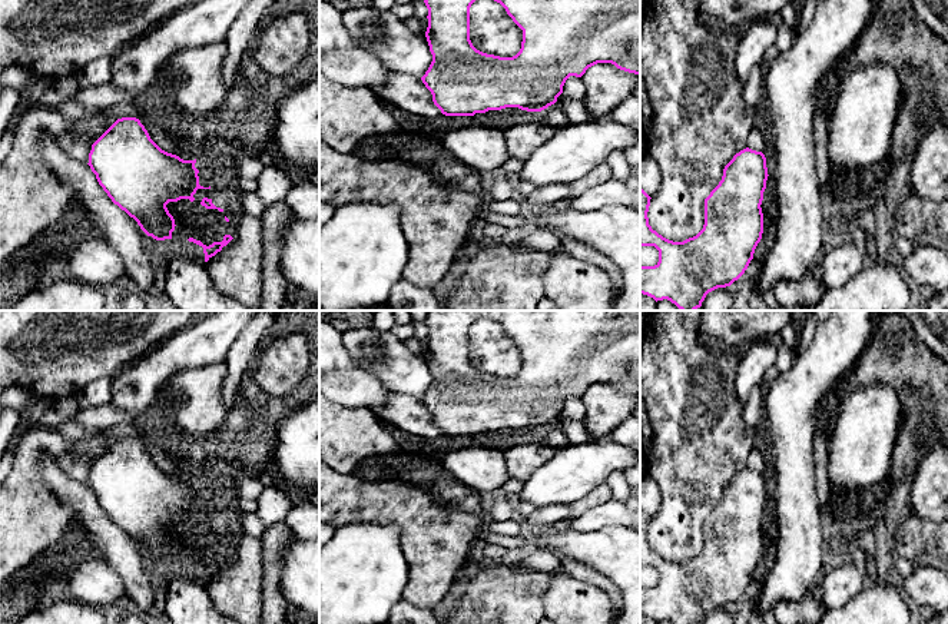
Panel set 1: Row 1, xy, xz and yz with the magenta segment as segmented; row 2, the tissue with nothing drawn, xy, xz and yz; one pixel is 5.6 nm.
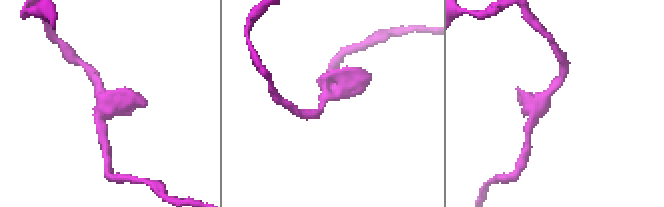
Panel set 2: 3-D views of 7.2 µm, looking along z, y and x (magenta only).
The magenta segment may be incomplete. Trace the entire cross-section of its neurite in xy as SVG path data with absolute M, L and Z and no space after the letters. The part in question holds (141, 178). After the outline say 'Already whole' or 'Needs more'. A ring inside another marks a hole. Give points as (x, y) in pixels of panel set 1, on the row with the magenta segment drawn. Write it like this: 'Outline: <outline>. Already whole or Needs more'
Outline: M136 117L117 119L93 145L89 153L89 166L96 175L99 185L107 193L115 205L133 218L140 229L156 240L172 239L175 230L175 219L169 213L166 205L180 199L195 200L193 195L198 189L211 189L199 185L199 170L195 160L183 160L176 155L162 150L149 136L145 126Z. Already whole

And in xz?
Outline: M424 0L428 9L428 27L425 37L432 54L432 62L421 77L425 87L432 94L434 104L445 116L474 116L488 110L501 110L506 107L518 107L527 112L541 112L557 102L563 93L563 86L570 76L581 77L586 70L597 63L611 63L617 69L640 74L640 0L494 0L500 3L513 21L523 30L520 52L513 57L500 57L477 50L470 40L470 7L475 0Z. Already whole

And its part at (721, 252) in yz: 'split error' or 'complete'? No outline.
complete

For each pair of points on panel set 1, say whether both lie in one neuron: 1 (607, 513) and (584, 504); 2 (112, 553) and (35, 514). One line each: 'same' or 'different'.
1: different
2: different

